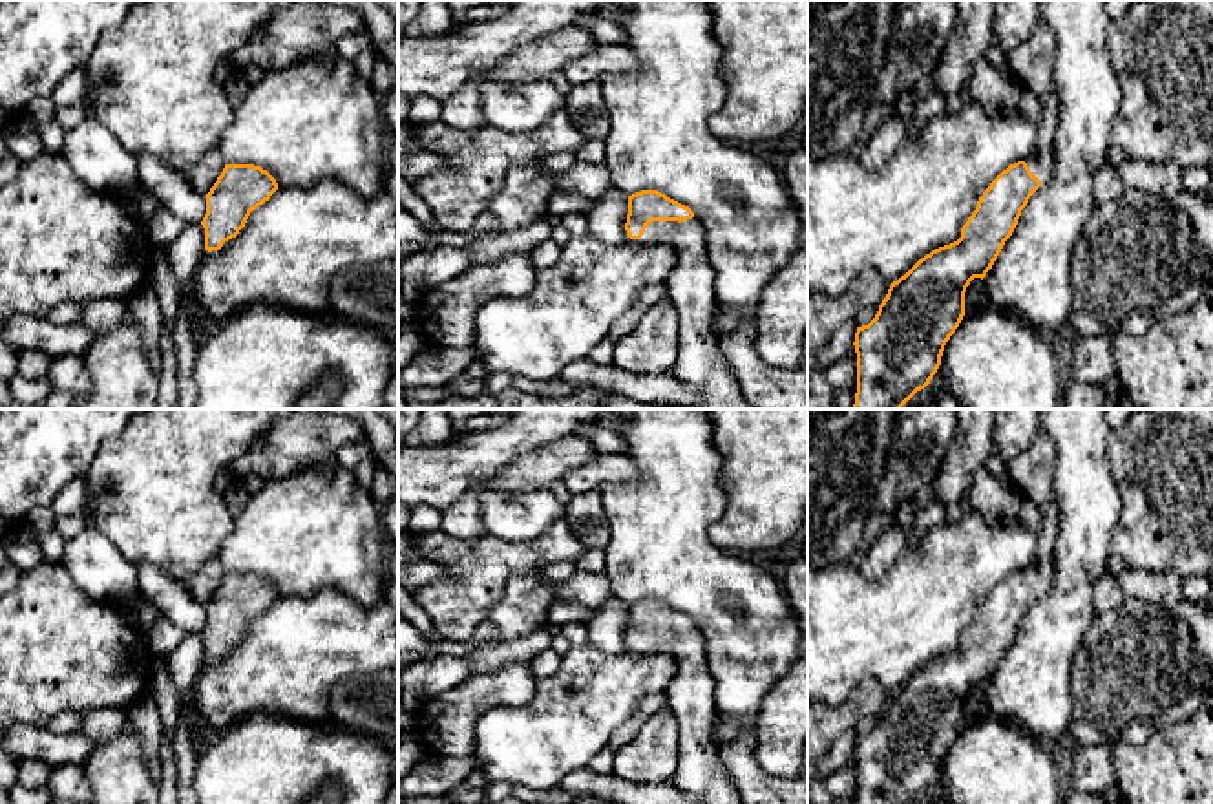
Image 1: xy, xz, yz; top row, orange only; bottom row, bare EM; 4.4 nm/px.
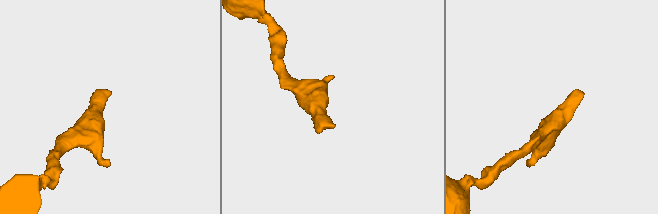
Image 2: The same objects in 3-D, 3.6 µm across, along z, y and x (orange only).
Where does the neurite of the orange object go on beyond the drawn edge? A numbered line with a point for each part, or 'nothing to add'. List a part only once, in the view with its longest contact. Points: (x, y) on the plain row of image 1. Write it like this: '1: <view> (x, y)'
1: xz (700, 773)

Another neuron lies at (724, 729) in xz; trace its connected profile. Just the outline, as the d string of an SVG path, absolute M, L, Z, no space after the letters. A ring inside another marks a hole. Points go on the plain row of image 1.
M716 718L712 727L712 742L720 751L722 746L729 744L740 729L740 722L731 718Z

